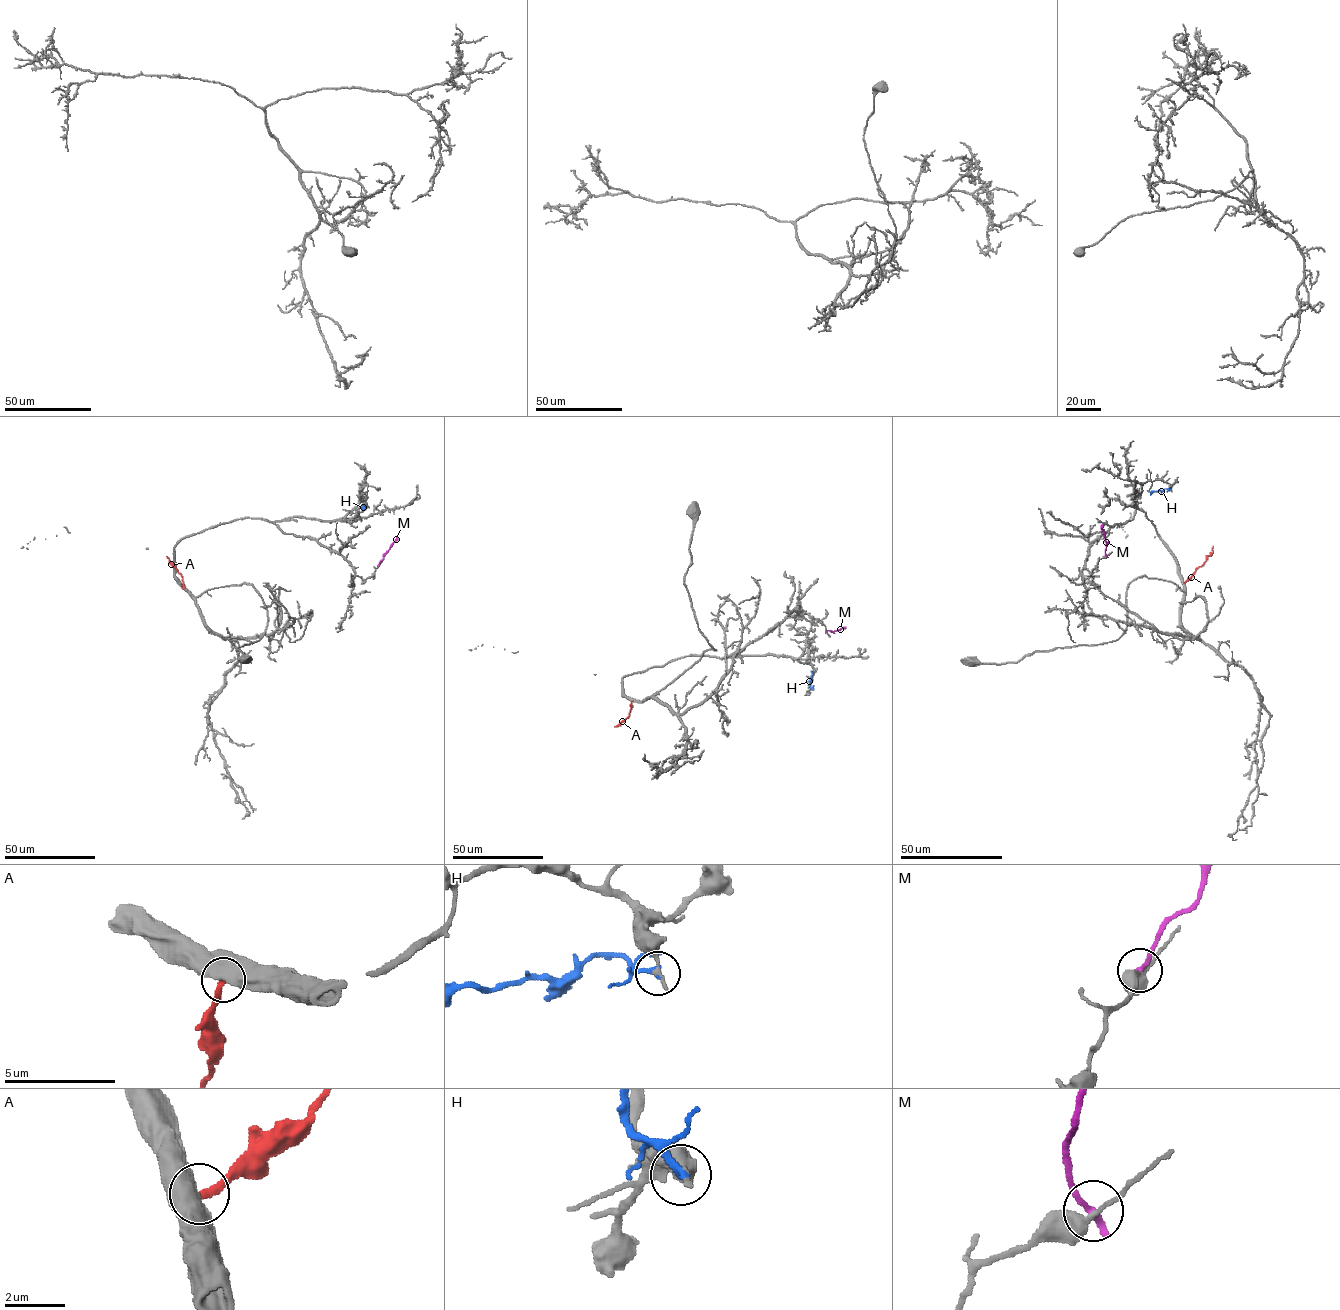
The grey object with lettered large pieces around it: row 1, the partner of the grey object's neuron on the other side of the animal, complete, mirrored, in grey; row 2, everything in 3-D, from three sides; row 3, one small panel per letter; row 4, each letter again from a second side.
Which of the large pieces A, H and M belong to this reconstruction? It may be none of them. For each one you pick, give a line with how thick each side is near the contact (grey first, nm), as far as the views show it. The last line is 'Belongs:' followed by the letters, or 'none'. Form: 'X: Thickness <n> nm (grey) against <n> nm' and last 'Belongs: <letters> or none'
Belongs: none

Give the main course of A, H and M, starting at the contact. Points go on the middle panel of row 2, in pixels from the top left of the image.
A: (632, 700), (629, 715), (614, 726)
H: (813, 689), (809, 686), (811, 670)
M: (826, 632), (844, 628)

